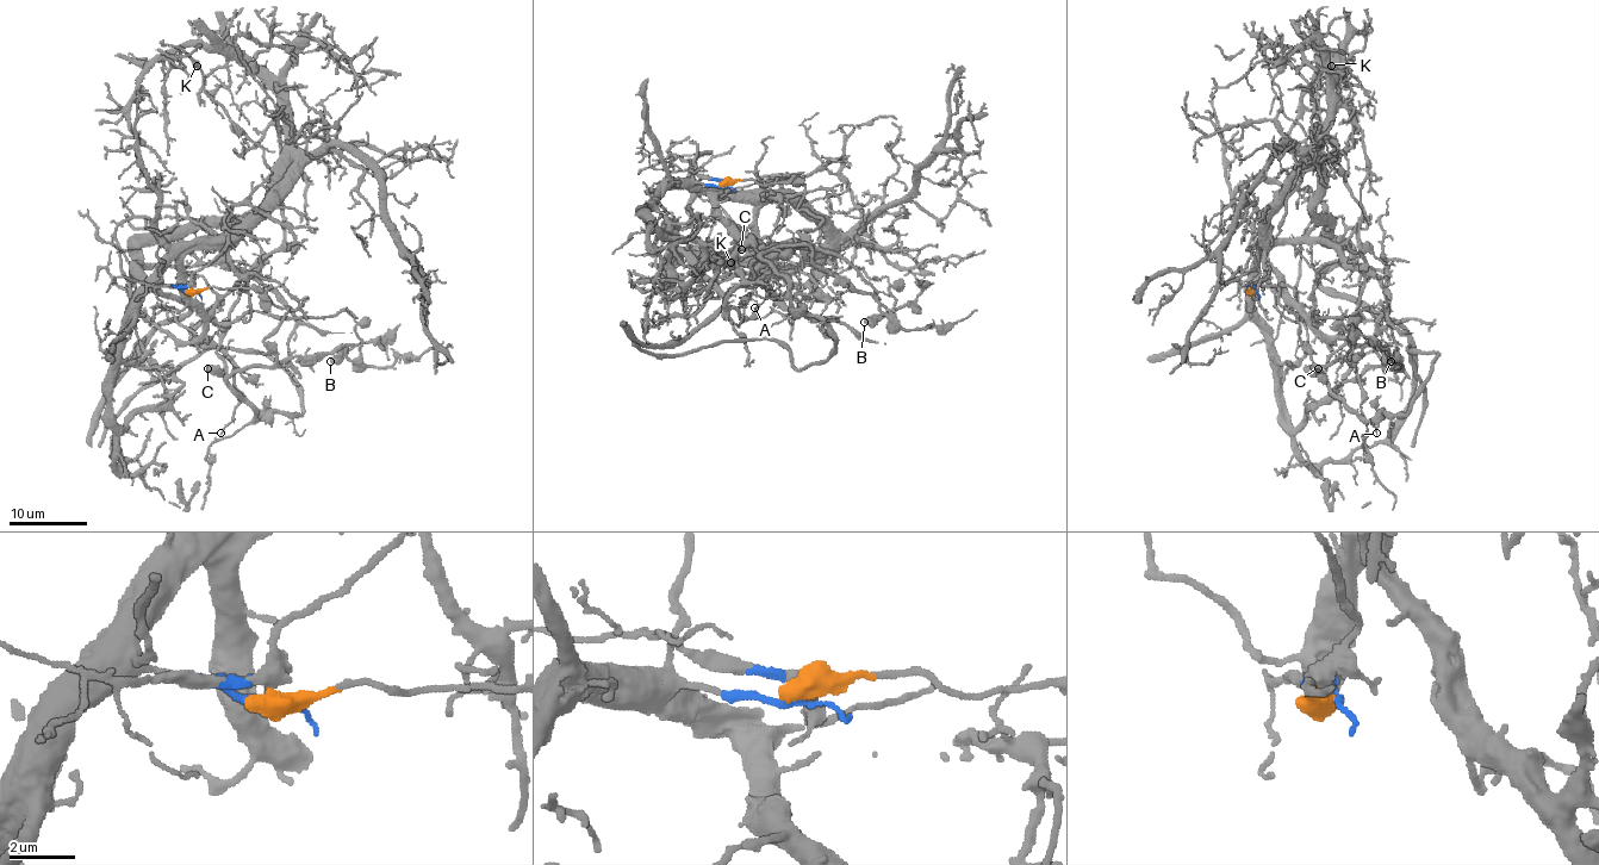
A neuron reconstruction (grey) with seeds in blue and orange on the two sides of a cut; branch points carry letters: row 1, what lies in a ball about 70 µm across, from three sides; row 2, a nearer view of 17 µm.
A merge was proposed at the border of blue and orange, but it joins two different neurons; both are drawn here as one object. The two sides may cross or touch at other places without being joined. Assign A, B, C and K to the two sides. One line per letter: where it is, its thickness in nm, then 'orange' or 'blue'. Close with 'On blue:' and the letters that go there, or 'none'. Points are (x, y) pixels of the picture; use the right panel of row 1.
A: place (1376, 433); calibre 140 nm; blue
B: place (1391, 361); calibre 550 nm; orange
C: place (1318, 368); calibre 550 nm; orange
K: place (1331, 66); calibre 200 nm; blue
On blue: A, K

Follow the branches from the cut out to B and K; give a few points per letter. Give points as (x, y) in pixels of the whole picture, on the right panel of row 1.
B: (1254, 291), (1248, 287), (1277, 290), (1314, 363), (1330, 365), (1376, 343), (1391, 361)
K: (1254, 291), (1258, 244), (1234, 192), (1254, 178), (1293, 180), (1296, 106), (1317, 61), (1332, 74), (1330, 64)

